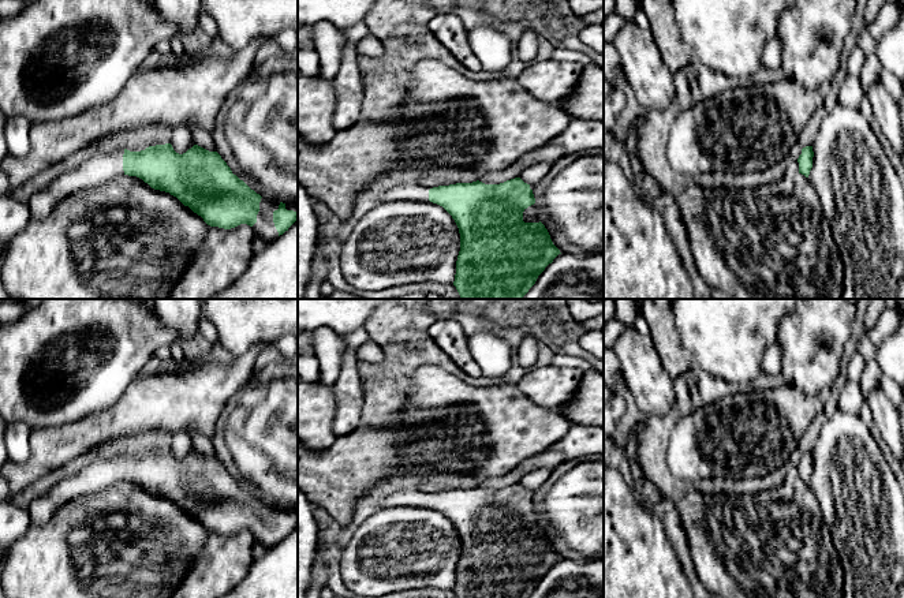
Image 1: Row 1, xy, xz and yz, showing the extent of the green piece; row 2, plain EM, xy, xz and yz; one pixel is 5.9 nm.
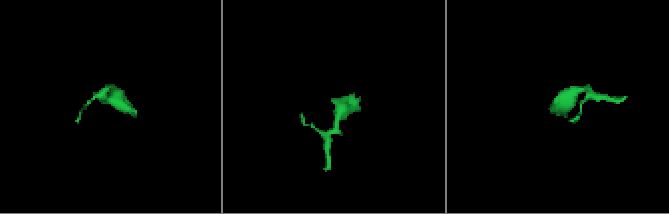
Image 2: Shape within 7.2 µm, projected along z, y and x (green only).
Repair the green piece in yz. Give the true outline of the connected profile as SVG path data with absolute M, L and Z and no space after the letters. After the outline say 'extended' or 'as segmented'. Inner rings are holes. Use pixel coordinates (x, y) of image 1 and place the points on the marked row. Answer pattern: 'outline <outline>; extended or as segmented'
outline M806 146L802 149L802 154L797 158L799 173L804 175L806 177L808 177L810 171L813 168L813 157L814 157L813 146Z; as segmented

